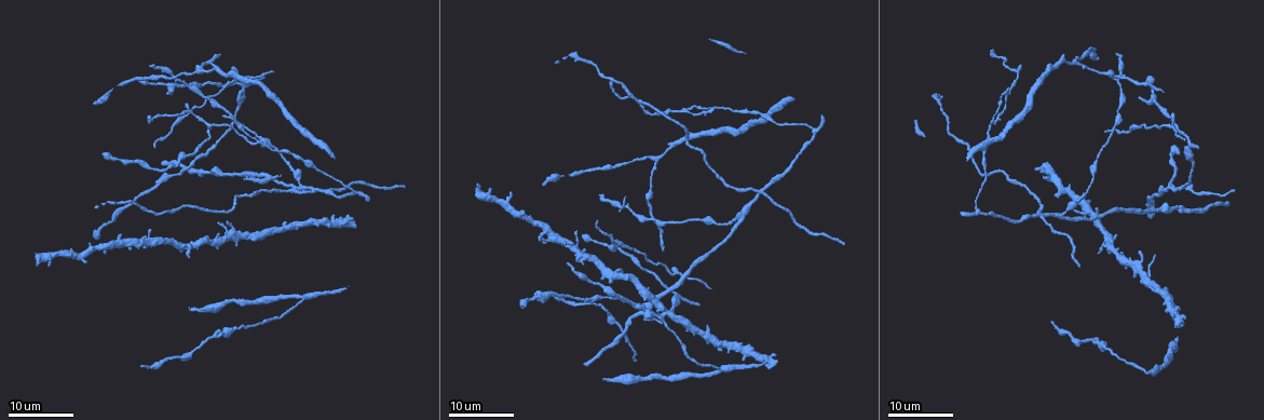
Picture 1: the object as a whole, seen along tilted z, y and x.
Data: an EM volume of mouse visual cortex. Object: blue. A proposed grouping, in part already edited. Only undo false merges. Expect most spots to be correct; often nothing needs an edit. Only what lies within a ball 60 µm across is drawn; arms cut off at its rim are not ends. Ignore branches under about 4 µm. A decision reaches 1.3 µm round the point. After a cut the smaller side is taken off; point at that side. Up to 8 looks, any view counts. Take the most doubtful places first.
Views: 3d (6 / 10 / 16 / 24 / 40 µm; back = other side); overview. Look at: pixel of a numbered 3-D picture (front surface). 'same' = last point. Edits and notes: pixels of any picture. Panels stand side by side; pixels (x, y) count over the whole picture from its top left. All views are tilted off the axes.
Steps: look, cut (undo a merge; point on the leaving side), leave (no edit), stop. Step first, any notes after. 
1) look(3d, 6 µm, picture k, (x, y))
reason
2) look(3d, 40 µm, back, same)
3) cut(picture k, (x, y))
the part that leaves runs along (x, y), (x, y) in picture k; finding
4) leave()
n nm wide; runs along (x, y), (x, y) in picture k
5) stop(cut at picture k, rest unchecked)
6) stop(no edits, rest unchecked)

look(3d, 16 µm, picture 1, (758, 193))
four arms meet

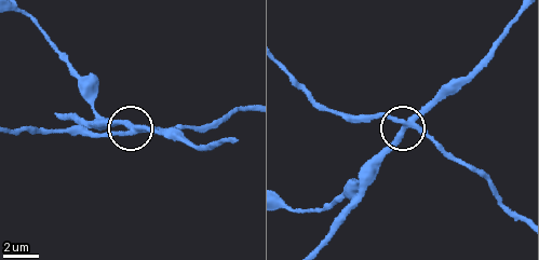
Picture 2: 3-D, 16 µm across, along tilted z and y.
look(3d, 10 µm, picture 2, (403, 119))

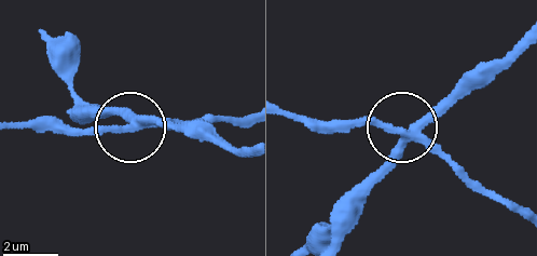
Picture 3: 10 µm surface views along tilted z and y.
cut(picture 3, (446, 157))
side arm 46 µm; the part that leaves runs along (412, 133), (289, 117) in picture 3; a second neuron is stuck on

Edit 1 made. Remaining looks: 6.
look(overview)

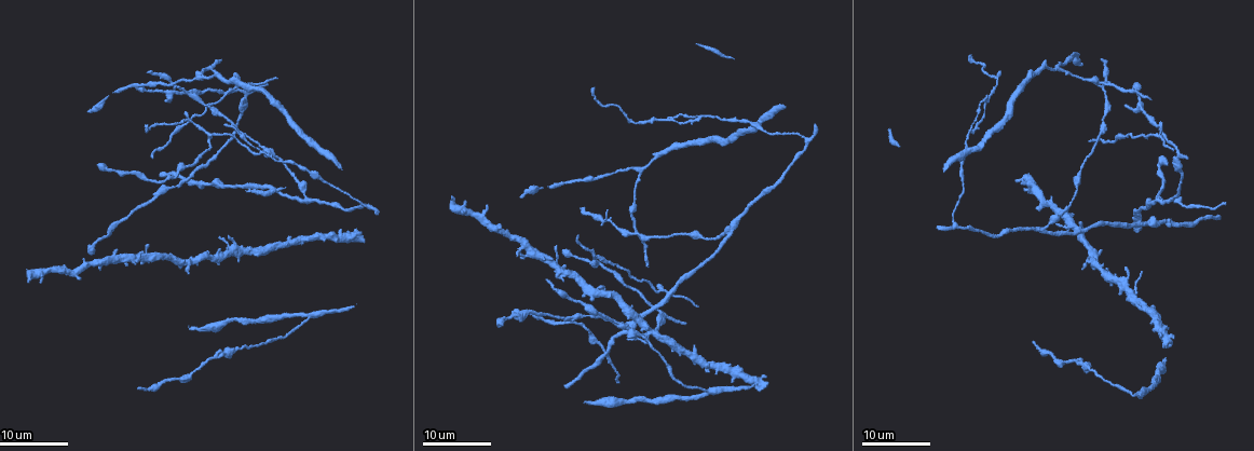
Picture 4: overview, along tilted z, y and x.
look(3d, 24 µm, picture 4, (702, 116))
arms part here

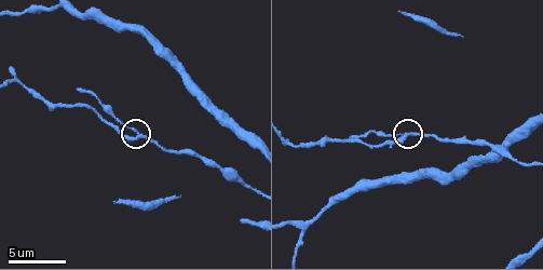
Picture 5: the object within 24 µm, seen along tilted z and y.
look(3d, 6 µm, picture 5, (411, 133))

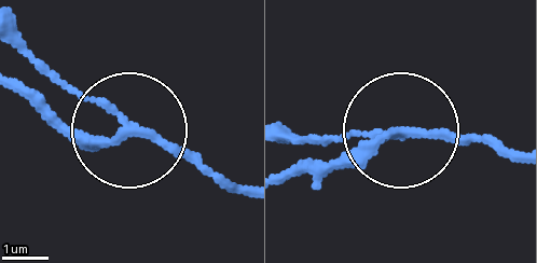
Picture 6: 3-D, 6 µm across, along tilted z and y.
leave()
runs along (514, 155), (404, 127), (300, 142) in picture 6; all the same neuron

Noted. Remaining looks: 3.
look(3d, 16 µm, picture 4, (653, 334))
thin arm on a thick one

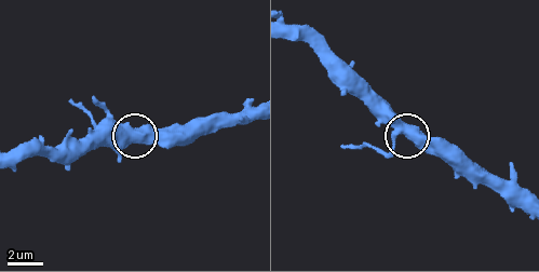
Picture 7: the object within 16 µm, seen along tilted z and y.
look(3d, 10 µm, picture 7, (402, 132))

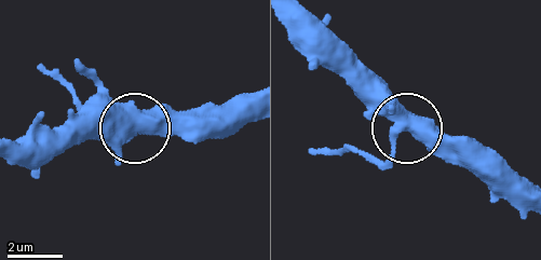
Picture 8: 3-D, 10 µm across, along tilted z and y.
look(3d, 6 µm, picture 8, (410, 126))

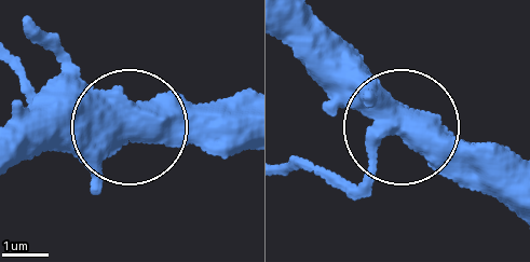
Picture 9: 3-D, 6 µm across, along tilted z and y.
leave()
450 nm wide; all the same neuron

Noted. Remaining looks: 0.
stop(cut at picture 3, rest unchecked)

